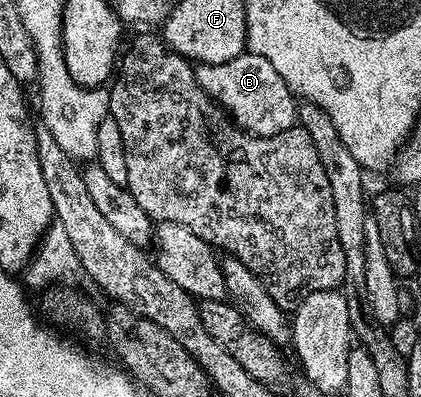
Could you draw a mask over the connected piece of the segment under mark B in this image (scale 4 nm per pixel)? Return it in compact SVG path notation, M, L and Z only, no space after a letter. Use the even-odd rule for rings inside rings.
M245 50L230 62L196 64L198 86L206 90L211 100L216 101L228 113L237 129L250 136L273 136L293 127L298 120L298 100L282 82L282 74L258 54Z

